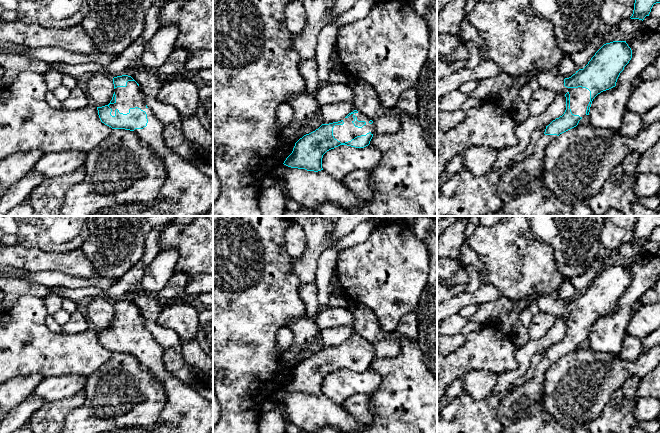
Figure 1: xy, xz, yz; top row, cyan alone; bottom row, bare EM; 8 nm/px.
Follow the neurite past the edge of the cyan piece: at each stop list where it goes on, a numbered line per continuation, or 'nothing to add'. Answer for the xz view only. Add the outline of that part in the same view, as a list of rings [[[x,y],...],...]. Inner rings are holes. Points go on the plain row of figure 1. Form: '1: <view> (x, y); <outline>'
1: xz (346, 356); [[[361,337],[351,338],[348,342],[344,342],[343,349],[335,349],[333,352],[333,360],[341,367],[351,365],[357,360],[366,359],[367,357],[375,358],[373,348],[369,347],[370,343]],[[353,340],[357,341],[358,345],[365,345],[366,348],[362,352],[355,351],[352,347]]]

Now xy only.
1: xy (185, 411); [[[128,305],[126,311],[117,311],[114,316],[116,326],[109,329],[112,340],[116,333],[123,338],[135,331],[146,336],[147,350],[135,353],[134,357],[163,385],[167,400],[153,430],[144,431],[143,427],[135,426],[109,433],[210,433],[213,430],[213,402],[204,399],[167,369],[163,361],[164,350],[146,331],[137,307]]]

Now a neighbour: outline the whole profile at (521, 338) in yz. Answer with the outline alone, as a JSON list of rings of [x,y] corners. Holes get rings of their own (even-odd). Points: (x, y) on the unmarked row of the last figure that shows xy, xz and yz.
[[[520,326],[517,333],[512,337],[512,341],[518,349],[526,345],[530,340],[528,327],[524,326]]]

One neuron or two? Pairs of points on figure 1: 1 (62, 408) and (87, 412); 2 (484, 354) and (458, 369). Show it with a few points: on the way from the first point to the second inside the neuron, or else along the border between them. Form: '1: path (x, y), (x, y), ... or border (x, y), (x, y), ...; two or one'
1: border (84, 390), (84, 401), (68, 414), (64, 422); two
2: path (478, 354), (475, 354), (464, 363); one

